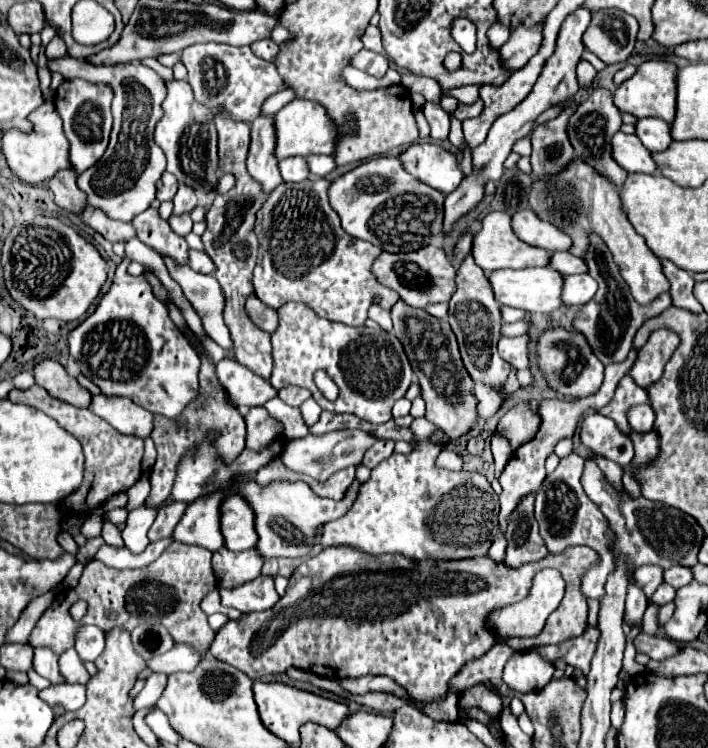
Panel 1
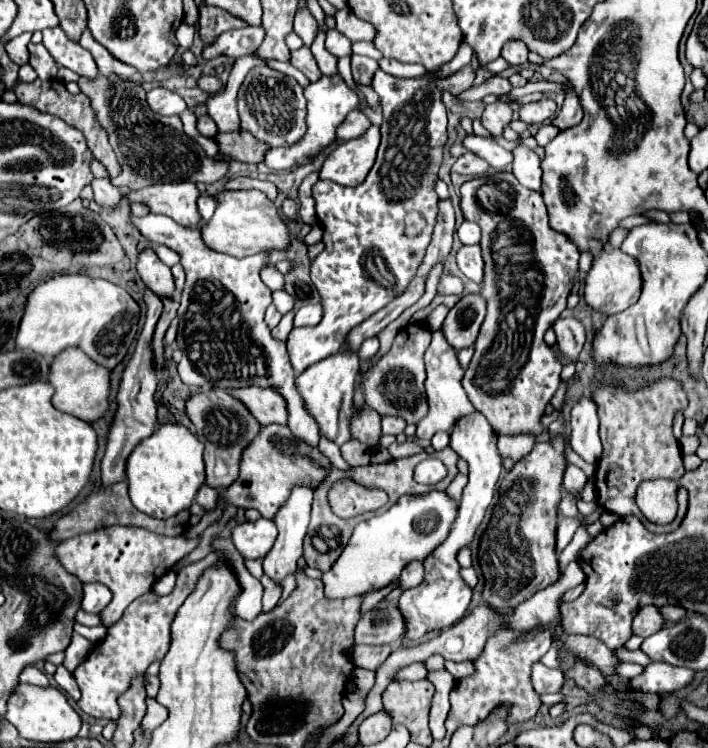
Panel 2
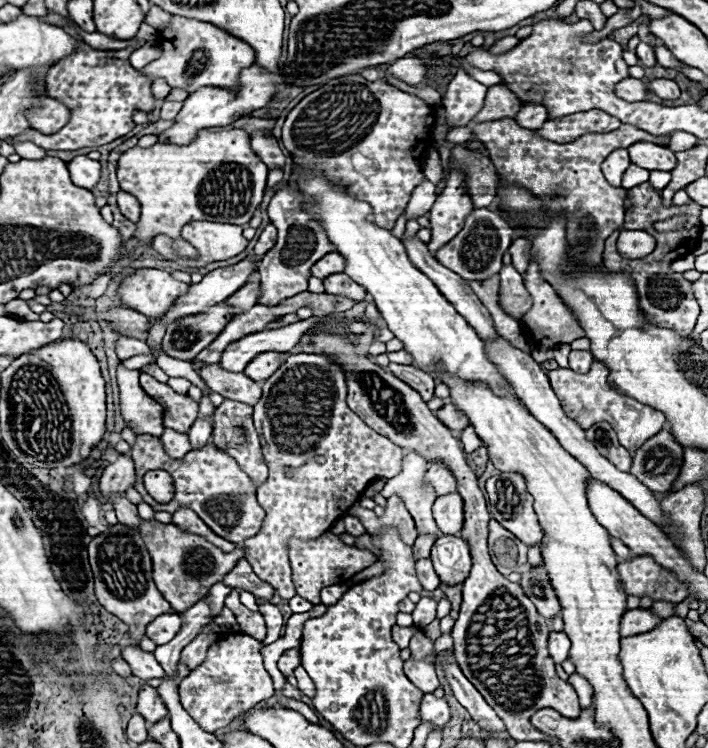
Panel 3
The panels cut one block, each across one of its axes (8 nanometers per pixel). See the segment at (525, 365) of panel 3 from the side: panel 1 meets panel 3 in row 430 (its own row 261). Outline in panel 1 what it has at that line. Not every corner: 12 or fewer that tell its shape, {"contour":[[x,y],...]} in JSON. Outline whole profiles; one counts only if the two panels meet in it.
{"contour":[[556,252],[552,268],[564,276],[588,272],[572,252]]}

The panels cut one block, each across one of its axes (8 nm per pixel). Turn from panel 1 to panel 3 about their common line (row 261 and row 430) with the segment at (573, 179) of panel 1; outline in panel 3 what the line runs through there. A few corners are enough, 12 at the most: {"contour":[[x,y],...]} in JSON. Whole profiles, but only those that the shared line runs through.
{"contour":[[608,368],[548,372],[568,418],[582,430],[608,422],[636,452],[666,416],[610,388]]}

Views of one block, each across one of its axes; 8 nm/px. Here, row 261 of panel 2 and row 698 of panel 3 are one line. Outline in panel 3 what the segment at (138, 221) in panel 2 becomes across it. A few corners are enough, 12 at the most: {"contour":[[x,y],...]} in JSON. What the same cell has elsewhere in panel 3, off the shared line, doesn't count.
{"contour":[[224,634],[180,684],[216,732],[274,694],[260,642]]}

